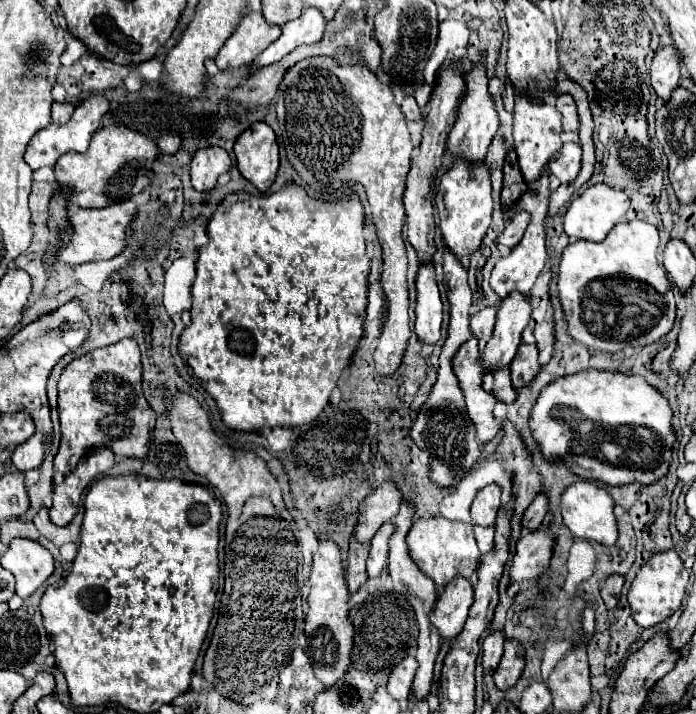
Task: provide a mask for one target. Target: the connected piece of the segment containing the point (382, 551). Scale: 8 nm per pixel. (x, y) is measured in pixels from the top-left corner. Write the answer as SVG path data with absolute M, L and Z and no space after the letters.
M386 522L380 526L380 530L374 534L370 542L370 558L368 558L368 576L380 576L384 566L388 564L388 536L392 534L392 524Z

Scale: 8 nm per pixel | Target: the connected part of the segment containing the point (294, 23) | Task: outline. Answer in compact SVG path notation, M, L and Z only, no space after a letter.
M304 8L296 20L290 20L282 26L282 34L276 42L272 42L252 64L248 64L248 74L282 60L288 52L302 44L314 44L324 34L324 18L316 8Z

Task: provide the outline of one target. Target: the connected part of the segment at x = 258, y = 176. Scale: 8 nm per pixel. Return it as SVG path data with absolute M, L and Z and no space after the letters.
M254 122L236 138L234 154L240 174L258 190L266 192L278 170L278 142L266 122Z

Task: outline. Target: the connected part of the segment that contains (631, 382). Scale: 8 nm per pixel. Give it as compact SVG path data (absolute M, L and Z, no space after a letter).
M584 370L548 384L532 408L528 426L540 452L550 458L562 458L572 474L586 480L598 480L608 486L622 486L634 480L640 484L652 484L668 472L674 444L670 418L672 410L666 398L660 396L642 376Z

